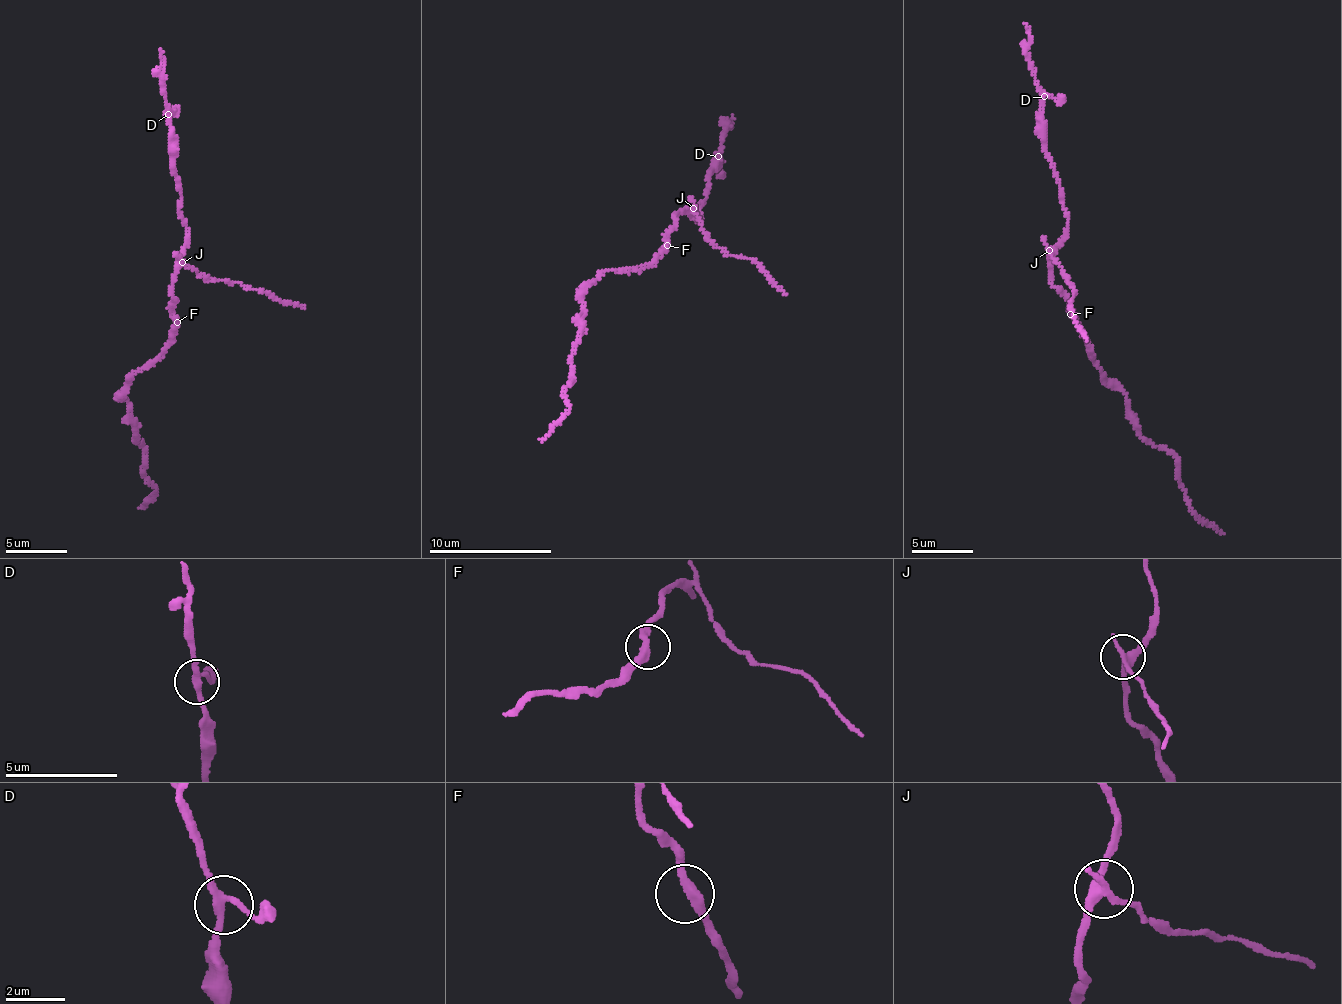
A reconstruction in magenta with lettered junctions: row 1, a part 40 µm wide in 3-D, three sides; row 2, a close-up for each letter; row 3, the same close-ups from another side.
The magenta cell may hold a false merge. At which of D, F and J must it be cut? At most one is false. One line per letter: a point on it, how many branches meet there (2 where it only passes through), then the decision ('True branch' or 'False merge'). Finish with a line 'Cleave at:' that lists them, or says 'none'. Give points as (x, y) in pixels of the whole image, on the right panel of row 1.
D: Place: (1044, 96). Branches: 3. True branch
F: Place: (1070, 314). Branches: 2. True branch
J: Place: (1049, 250). Branches: 3. False merge
Cleave at: J

